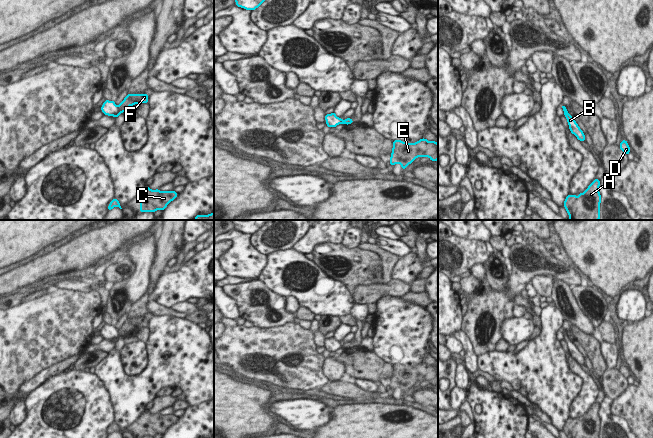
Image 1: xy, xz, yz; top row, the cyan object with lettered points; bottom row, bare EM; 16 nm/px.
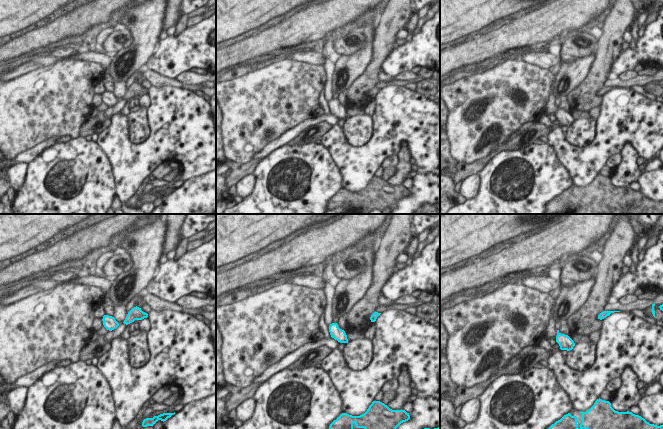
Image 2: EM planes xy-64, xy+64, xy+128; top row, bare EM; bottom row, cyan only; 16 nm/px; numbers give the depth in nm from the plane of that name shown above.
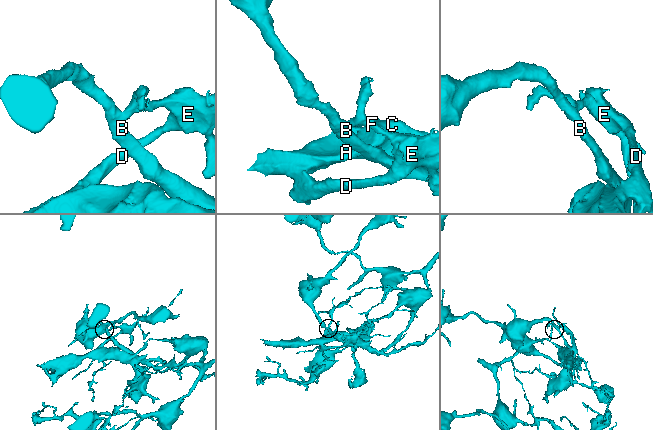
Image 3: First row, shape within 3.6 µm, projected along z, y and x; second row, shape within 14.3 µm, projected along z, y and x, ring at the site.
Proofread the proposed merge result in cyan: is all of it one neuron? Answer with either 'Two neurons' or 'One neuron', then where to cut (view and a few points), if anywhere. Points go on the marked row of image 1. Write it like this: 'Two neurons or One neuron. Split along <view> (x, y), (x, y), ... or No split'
Two neurons. Split along xy (117, 106), (121, 112)

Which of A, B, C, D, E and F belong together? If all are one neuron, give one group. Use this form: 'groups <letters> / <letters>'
groups A C D E F / B

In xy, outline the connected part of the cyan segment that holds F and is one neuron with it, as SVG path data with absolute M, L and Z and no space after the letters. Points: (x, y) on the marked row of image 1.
M127 94L124 100L118 105L118 110L123 113L130 107L137 104L147 103L148 104L148 94Z

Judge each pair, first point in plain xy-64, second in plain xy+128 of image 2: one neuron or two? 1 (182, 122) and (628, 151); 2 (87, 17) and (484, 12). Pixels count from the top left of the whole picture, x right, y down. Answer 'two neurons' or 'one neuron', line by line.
1: two neurons
2: two neurons

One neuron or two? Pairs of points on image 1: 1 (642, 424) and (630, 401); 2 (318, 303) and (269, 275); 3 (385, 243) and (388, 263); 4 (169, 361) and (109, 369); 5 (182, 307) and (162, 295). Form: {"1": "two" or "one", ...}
{"1": "one", "2": "one", "3": "two", "4": "one", "5": "two"}

